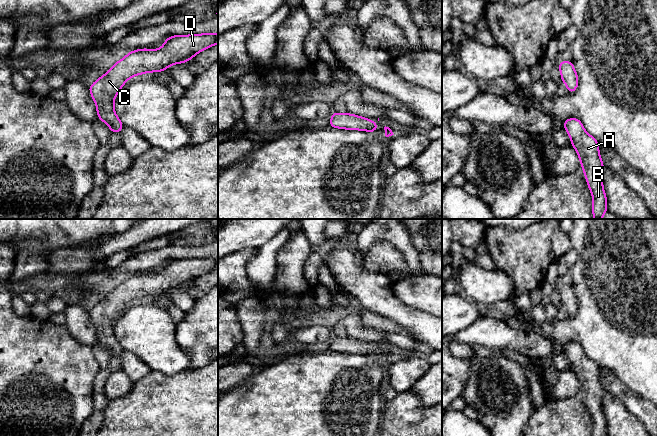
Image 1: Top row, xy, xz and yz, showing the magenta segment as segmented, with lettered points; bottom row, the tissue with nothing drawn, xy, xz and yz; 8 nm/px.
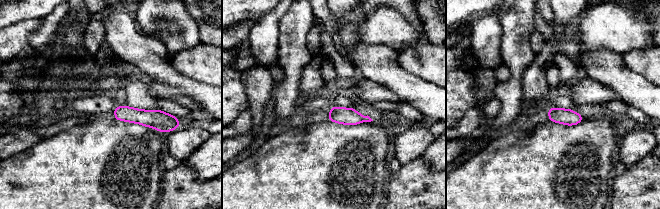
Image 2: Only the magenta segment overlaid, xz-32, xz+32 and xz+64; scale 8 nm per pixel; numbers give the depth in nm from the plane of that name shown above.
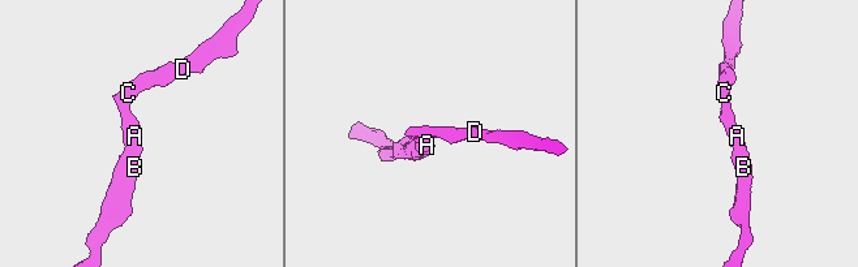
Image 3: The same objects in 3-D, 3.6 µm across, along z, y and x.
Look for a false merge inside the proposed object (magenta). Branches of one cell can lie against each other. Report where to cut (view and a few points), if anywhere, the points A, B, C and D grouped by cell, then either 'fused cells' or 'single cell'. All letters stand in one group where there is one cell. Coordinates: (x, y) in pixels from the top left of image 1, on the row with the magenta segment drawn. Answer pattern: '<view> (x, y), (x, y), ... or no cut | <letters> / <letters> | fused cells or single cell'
no cut | A B C D | single cell

